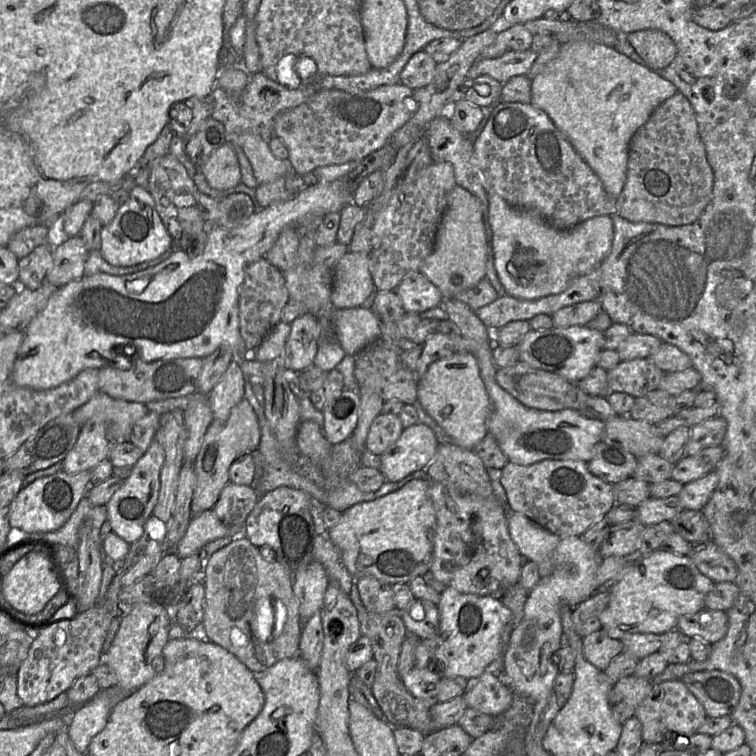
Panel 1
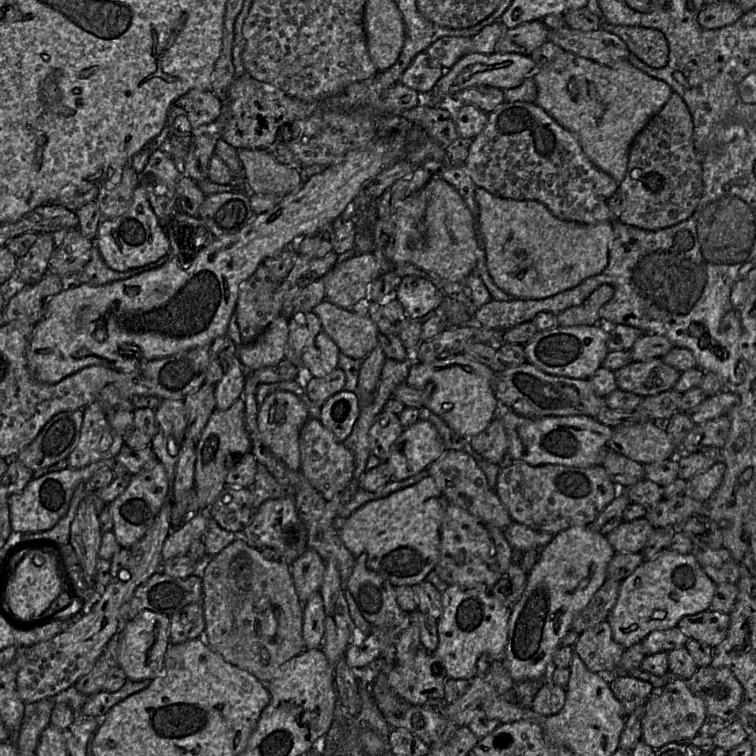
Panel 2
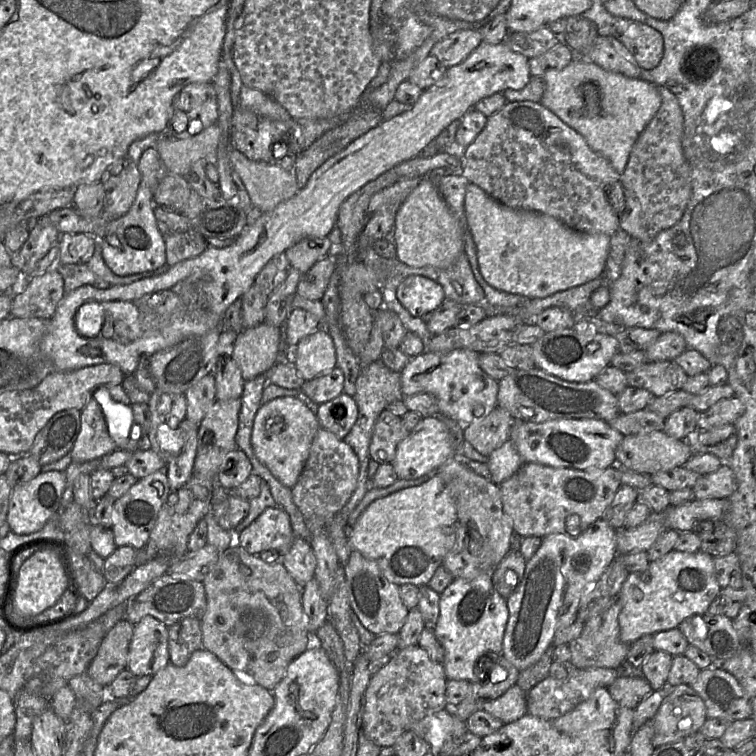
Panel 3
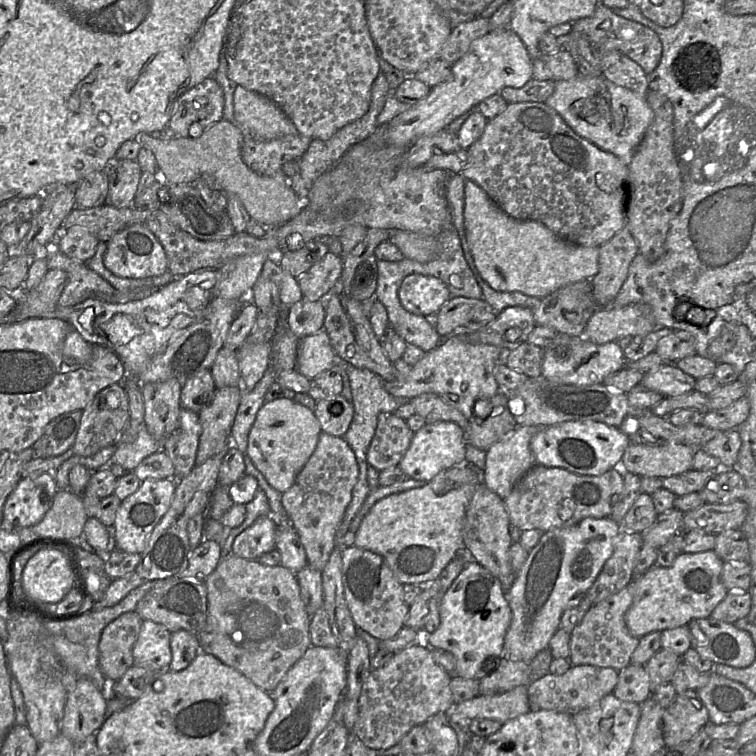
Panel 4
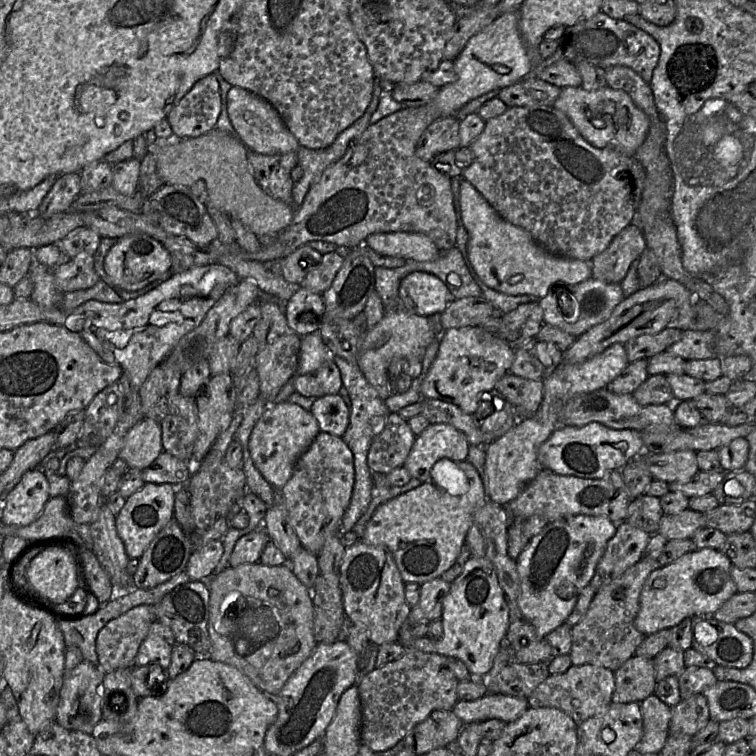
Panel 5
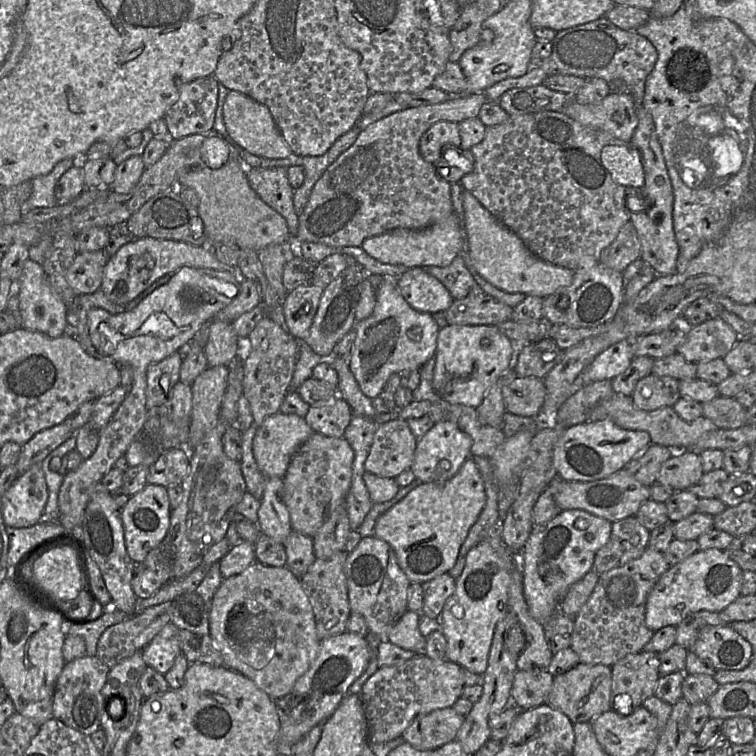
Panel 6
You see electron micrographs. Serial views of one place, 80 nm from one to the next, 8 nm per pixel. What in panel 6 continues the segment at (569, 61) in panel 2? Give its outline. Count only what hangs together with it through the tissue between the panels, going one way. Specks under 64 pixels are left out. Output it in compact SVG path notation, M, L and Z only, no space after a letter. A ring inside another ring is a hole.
M610 92L598 104L581 105L574 101L562 113L584 126L607 132L626 143L631 142L638 125L635 102L630 93Z

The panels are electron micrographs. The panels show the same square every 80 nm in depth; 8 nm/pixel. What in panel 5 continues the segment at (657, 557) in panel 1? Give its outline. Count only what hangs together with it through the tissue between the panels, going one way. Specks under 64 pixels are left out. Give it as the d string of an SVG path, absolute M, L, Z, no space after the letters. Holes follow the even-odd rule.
M695 549L668 565L652 571L640 593L640 608L634 620L635 628L645 636L671 628L687 617L714 614L737 592L731 577L732 563L720 550Z

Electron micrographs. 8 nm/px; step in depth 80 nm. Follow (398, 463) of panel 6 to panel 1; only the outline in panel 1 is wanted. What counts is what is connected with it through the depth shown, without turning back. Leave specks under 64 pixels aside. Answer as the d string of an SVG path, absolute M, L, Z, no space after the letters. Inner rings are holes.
M382 412L370 426L365 450L382 455L400 437L403 430L398 415Z

